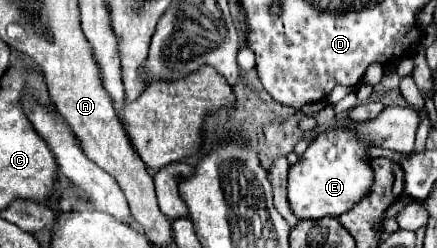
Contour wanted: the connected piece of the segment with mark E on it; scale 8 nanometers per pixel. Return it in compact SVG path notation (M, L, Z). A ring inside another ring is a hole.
M351 129L325 131L317 135L303 157L289 167L287 199L293 215L301 221L339 217L359 203L373 185L373 171L369 167L369 159L365 157L367 149L369 145L357 141L357 135Z

